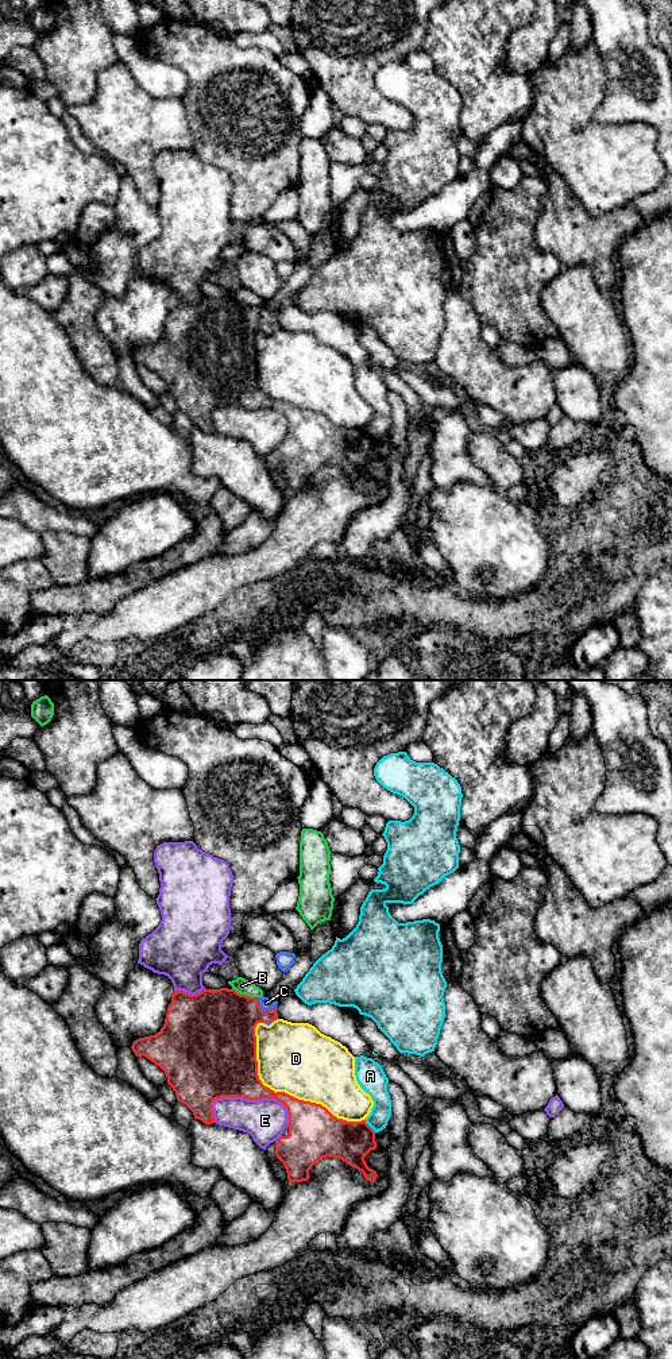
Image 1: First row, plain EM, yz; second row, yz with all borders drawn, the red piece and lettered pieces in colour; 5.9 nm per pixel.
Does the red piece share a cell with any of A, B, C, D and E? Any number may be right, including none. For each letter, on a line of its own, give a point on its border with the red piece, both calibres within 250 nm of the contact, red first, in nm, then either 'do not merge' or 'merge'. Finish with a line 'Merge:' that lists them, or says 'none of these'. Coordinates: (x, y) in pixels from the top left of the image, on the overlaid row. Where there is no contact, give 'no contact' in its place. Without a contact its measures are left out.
A: contact yz (369, 1126); calibres 240 and 140 nm; do not merge
B: contact yz (244, 995); calibres 440 and 90 nm; do not merge
C: contact yz (263, 1011); calibres 380 and 70 nm; merge
D: contact yz (284, 1092); calibres 260 and 420 nm; do not merge
E: contact yz (258, 1099); calibres 340 and 240 nm; do not merge
Merge: C

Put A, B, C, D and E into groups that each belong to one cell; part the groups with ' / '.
A / B / C / D / E

